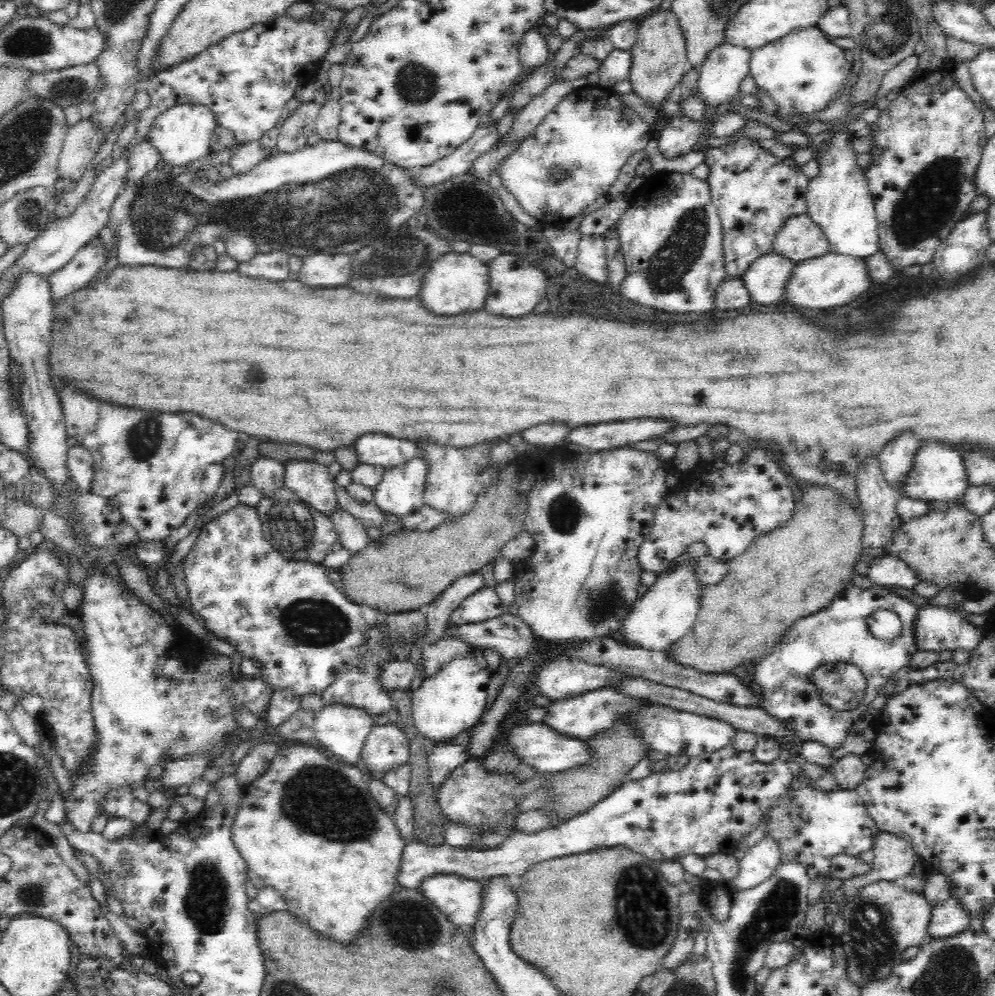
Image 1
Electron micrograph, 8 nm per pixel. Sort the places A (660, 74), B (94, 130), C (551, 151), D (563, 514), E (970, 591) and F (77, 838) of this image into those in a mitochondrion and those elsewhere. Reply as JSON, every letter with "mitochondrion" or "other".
{"A":"other","B":"other","C":"mitochondrion","D":"mitochondrion","E":"other","F":"other"}

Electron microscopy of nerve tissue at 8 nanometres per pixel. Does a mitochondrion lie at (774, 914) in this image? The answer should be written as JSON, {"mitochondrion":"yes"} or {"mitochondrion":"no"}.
{"mitochondrion":"yes"}

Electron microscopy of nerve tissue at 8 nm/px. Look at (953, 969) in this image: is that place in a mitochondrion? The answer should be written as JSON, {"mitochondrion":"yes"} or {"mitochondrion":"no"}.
{"mitochondrion":"yes"}

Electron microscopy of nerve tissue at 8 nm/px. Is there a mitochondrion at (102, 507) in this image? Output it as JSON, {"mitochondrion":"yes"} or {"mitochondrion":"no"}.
{"mitochondrion":"no"}

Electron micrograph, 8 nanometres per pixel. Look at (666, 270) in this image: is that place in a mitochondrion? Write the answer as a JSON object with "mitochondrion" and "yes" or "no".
{"mitochondrion":"yes"}

